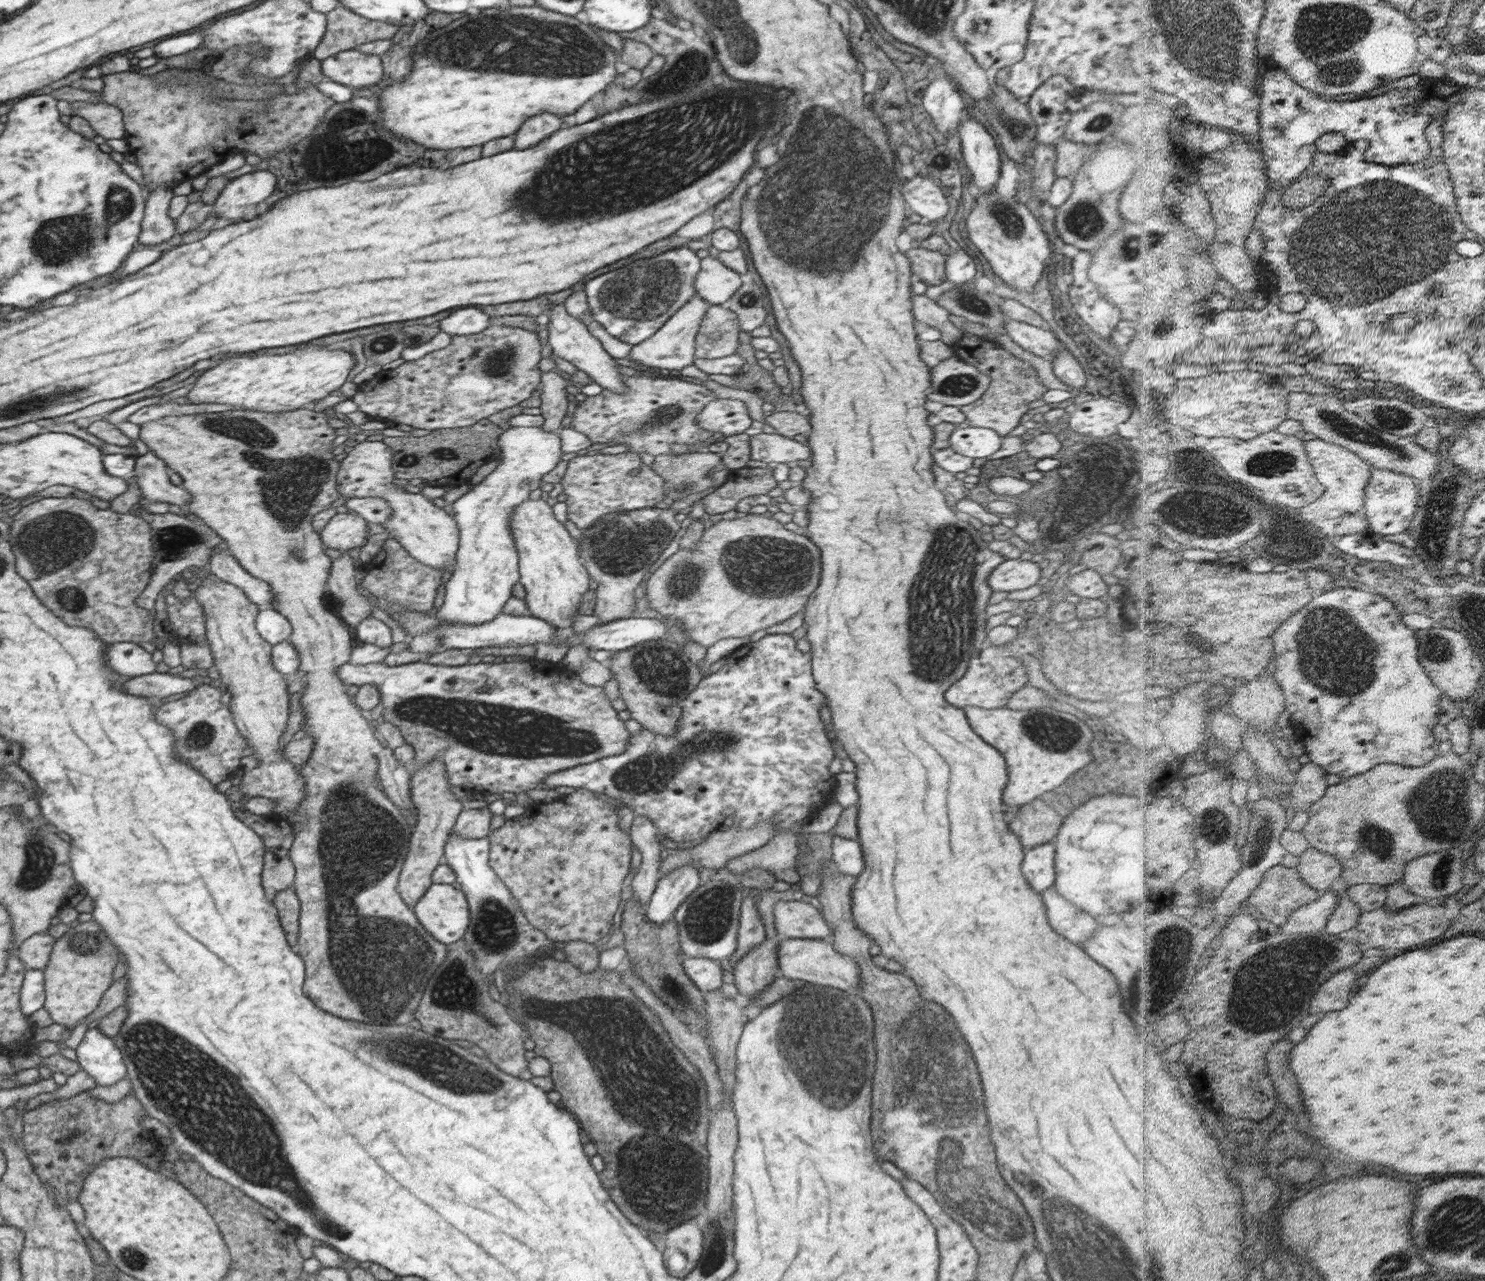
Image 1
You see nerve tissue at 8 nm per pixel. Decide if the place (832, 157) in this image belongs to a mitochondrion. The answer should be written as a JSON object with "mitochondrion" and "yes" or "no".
{"mitochondrion":"yes"}

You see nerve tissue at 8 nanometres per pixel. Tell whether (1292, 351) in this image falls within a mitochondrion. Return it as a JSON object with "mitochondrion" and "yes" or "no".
{"mitochondrion":"no"}

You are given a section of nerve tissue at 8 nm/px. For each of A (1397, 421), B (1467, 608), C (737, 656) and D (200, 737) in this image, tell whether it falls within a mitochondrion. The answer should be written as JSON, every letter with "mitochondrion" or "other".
{"A":"mitochondrion","B":"other","C":"other","D":"mitochondrion"}

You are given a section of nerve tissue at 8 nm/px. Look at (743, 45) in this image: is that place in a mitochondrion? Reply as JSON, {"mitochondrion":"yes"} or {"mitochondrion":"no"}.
{"mitochondrion":"yes"}

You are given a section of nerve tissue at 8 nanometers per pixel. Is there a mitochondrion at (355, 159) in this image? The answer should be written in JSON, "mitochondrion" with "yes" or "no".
{"mitochondrion":"yes"}

